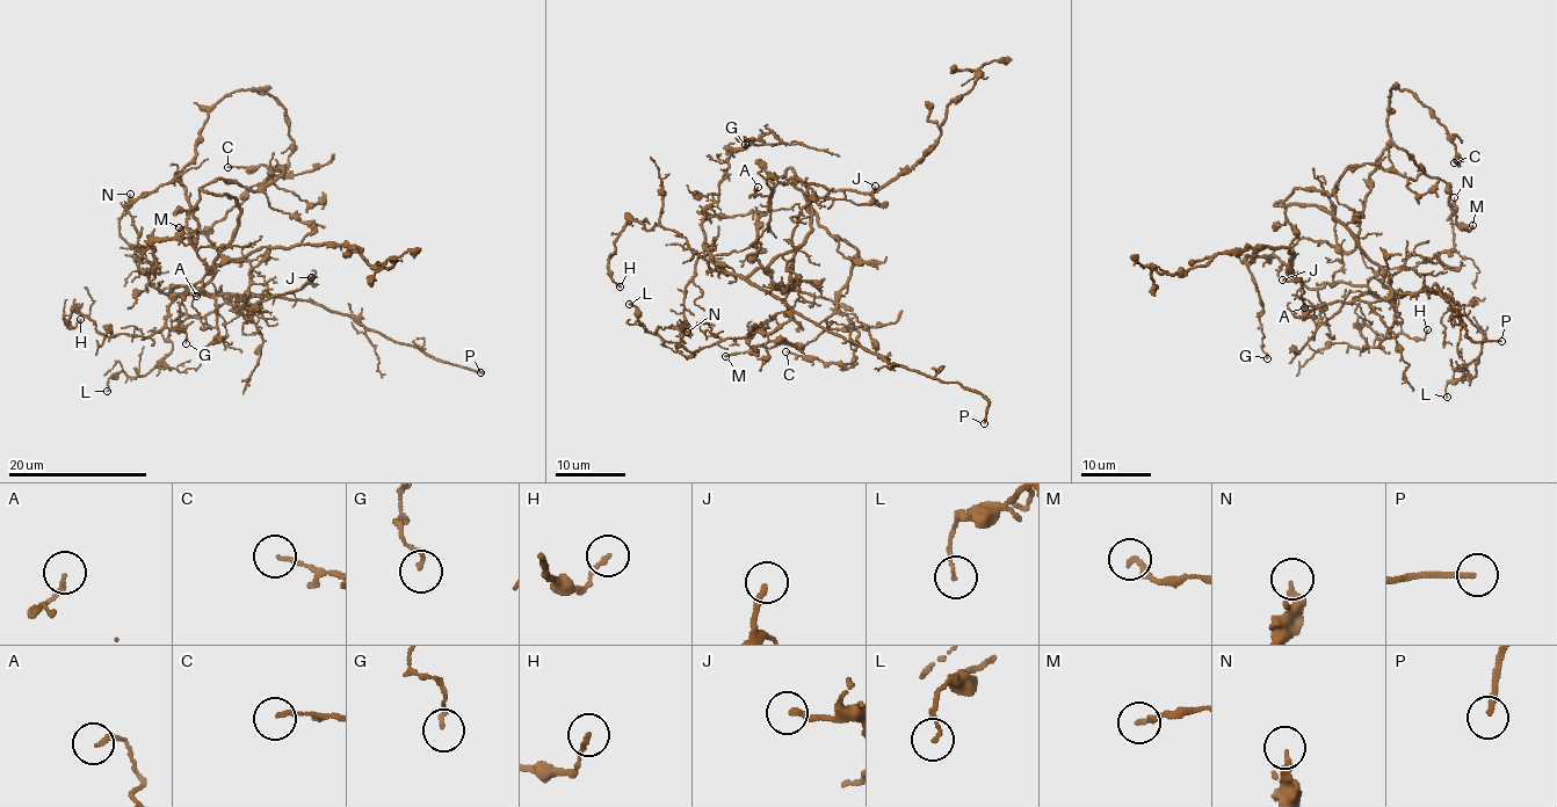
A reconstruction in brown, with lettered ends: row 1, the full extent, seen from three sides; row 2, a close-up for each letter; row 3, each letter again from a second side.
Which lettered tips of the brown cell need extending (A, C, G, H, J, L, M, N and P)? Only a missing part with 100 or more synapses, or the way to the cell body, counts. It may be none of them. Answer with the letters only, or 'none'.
P

